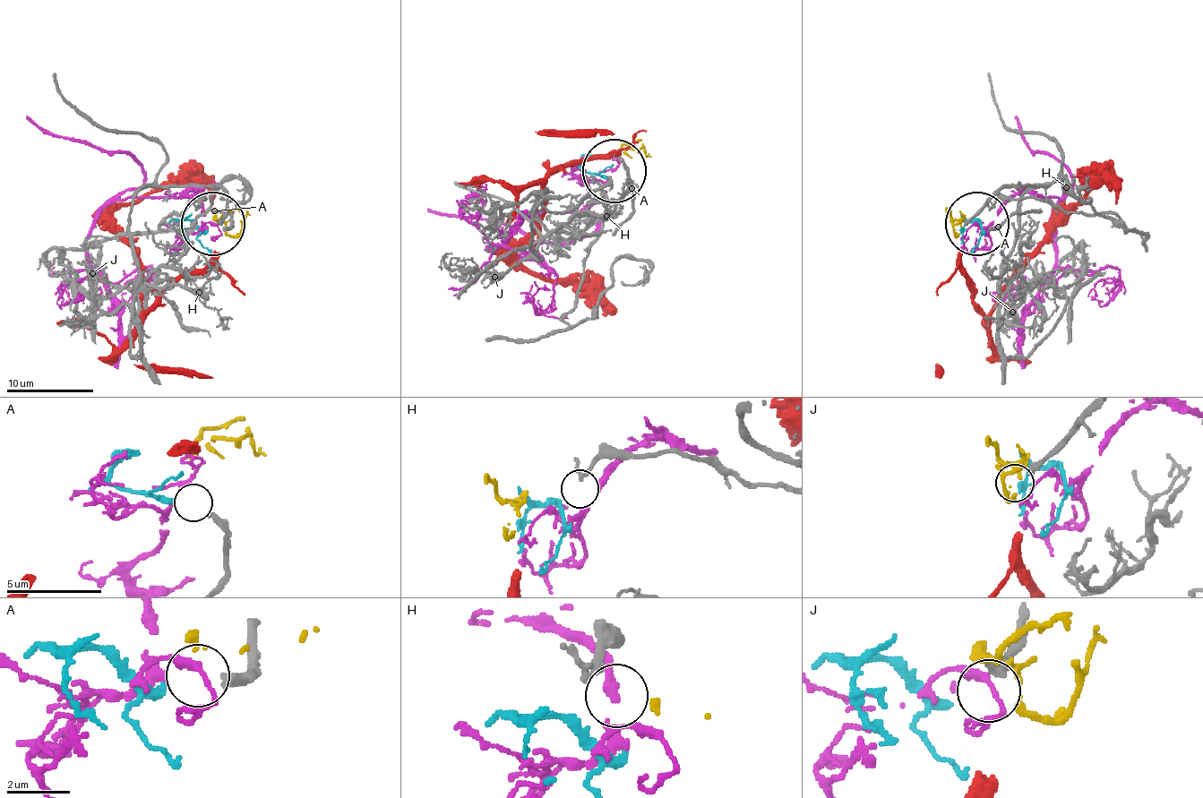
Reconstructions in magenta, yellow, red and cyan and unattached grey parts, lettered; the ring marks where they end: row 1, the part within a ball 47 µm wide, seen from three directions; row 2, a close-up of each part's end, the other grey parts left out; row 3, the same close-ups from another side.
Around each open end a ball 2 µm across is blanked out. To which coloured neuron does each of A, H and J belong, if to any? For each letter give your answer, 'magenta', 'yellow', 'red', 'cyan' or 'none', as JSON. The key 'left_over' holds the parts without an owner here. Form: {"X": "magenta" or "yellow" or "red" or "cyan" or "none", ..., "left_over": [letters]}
{"A": "none", "H": "none", "J": "none", "left_over": ["A", "H", "J"]}

